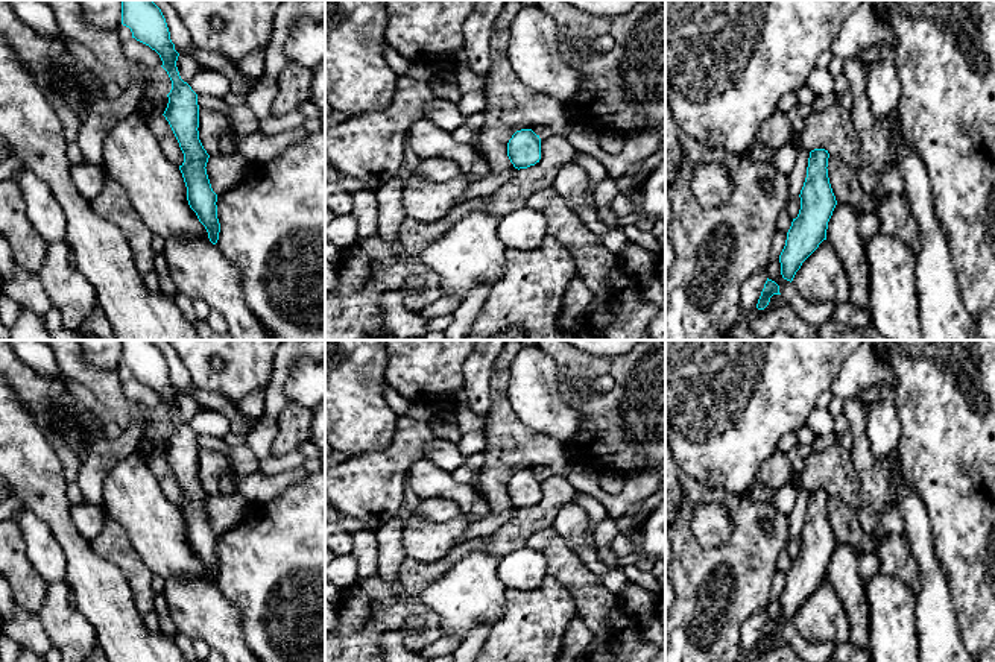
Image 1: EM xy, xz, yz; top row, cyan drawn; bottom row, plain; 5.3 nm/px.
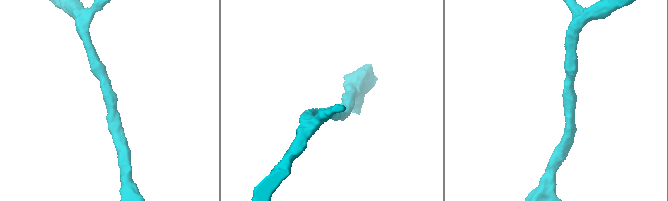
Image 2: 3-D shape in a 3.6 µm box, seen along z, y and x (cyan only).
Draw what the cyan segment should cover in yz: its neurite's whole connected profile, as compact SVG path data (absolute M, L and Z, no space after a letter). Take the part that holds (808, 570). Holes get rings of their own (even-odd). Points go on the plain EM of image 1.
M825 489L810 492L807 518L799 534L801 550L779 595L781 615L790 623L802 603L826 580L828 562L837 545L828 518L828 498Z

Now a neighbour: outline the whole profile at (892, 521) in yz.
M890 507L880 521L880 531L883 534L904 533L905 525L898 507Z

